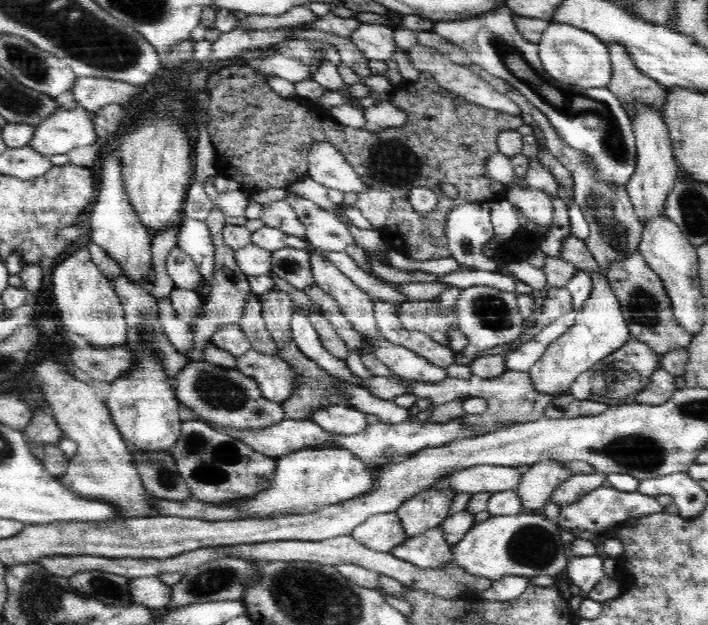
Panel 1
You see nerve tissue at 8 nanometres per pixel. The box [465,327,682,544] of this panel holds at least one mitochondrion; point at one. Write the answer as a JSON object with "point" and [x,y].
{"point":[643,451]}

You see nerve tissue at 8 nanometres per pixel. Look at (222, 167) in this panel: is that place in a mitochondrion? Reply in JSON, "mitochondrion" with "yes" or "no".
{"mitochondrion":"no"}

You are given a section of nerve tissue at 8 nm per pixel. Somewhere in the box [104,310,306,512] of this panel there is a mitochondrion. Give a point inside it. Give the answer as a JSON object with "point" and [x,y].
{"point":[216,389]}

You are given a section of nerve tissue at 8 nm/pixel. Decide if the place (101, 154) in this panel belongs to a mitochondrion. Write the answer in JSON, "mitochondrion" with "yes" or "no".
{"mitochondrion":"no"}

